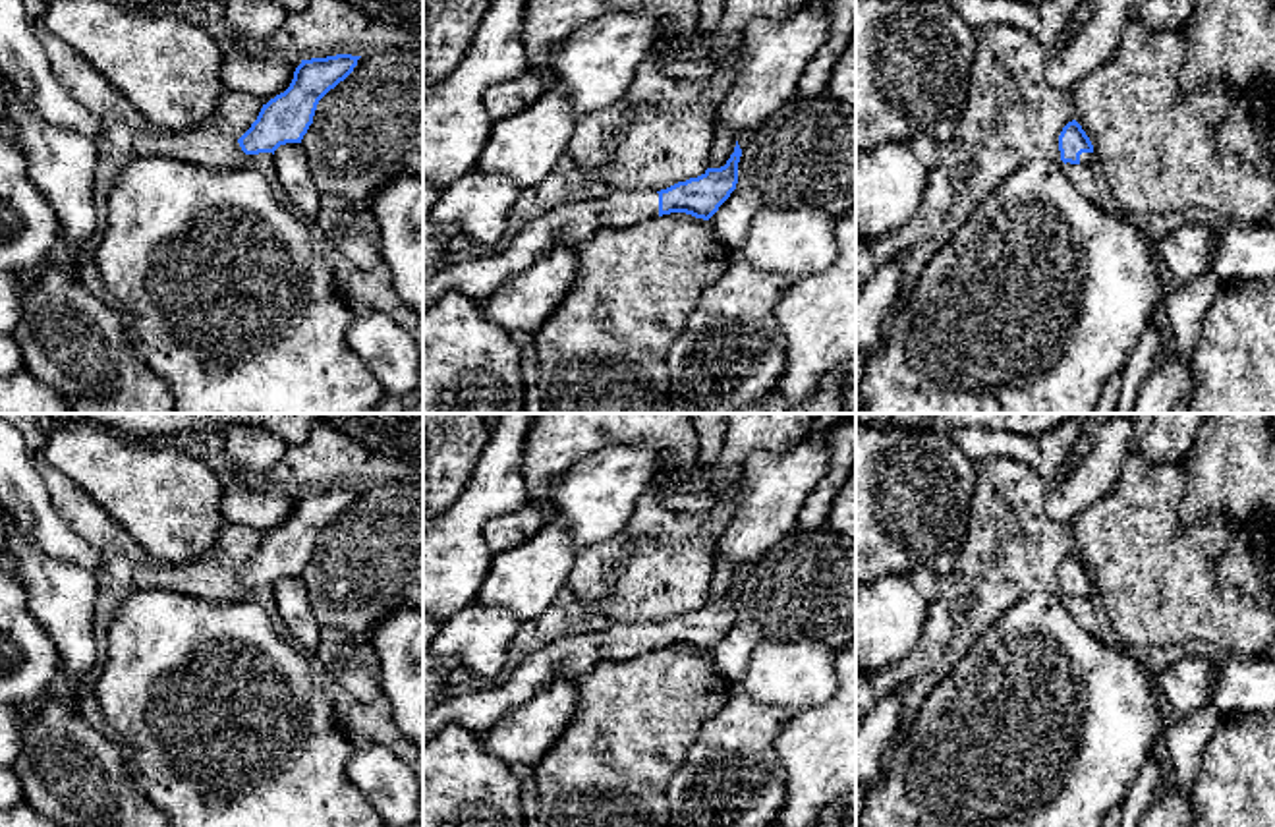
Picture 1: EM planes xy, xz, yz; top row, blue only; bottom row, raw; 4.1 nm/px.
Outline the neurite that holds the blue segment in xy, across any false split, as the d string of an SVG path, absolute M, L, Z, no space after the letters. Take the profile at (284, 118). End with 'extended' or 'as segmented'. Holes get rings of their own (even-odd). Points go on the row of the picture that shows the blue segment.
M336 54L301 60L290 87L263 104L257 120L238 139L245 155L272 153L286 143L301 143L319 100L344 81L361 56Z | as segmented

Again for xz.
M755 129L738 133L726 164L707 168L697 178L661 191L620 189L597 199L562 205L529 220L502 253L456 263L431 276L423 286L423 311L448 292L469 296L481 303L556 243L578 245L607 226L632 226L670 213L709 220L736 189L738 162L753 133Z | extended

